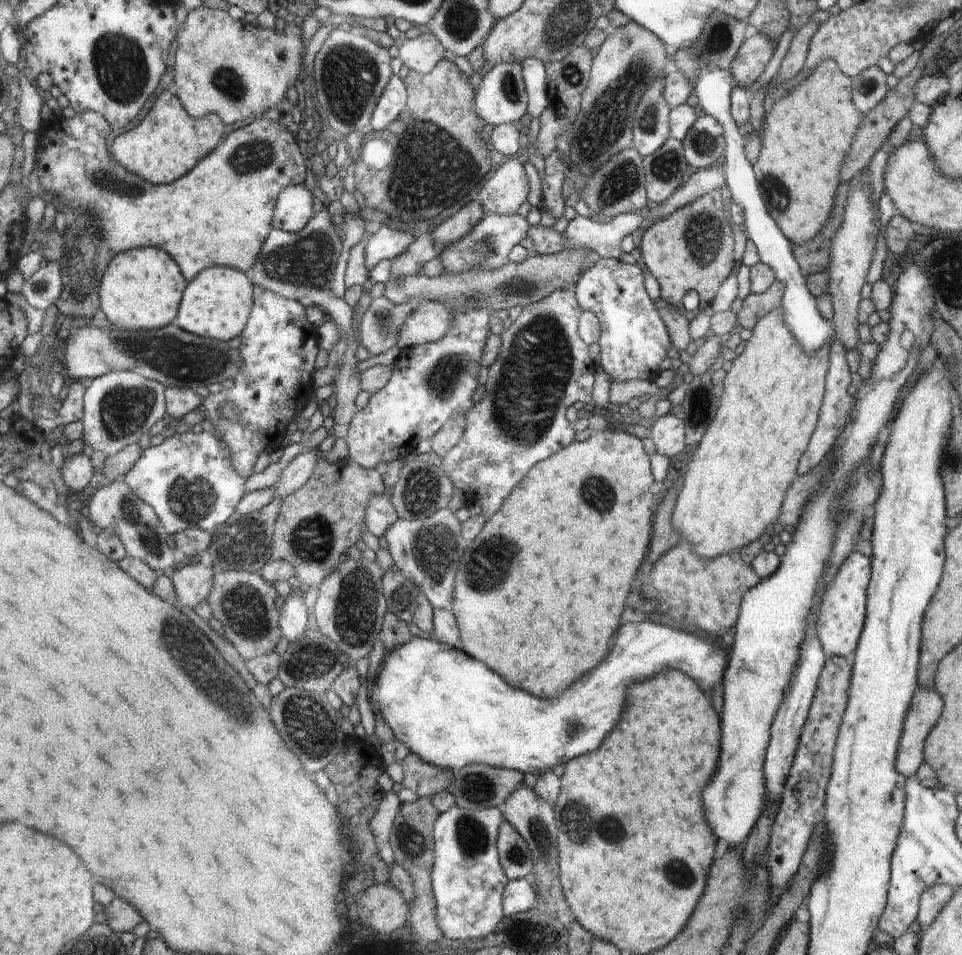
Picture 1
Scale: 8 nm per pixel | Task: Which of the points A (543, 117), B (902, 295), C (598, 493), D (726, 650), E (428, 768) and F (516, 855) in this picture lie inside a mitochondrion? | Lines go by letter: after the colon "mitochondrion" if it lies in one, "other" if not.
A: other
B: other
C: mitochondrion
D: other
E: other
F: mitochondrion

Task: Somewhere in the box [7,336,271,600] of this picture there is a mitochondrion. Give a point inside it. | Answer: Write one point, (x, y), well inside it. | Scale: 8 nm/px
(124, 410)

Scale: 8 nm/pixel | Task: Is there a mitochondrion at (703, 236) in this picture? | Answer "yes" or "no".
yes

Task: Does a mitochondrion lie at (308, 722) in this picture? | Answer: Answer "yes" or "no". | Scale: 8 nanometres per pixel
yes

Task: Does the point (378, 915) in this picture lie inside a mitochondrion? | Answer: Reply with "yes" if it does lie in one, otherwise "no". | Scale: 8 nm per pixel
no

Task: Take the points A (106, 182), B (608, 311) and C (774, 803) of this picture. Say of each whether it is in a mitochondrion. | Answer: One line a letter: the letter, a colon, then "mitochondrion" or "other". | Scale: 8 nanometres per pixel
A: mitochondrion
B: other
C: other

